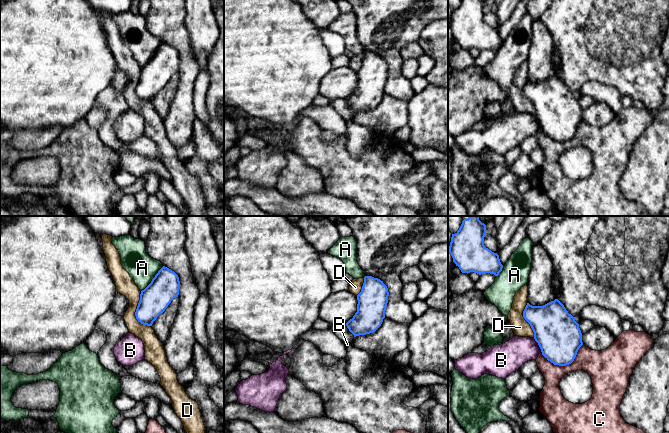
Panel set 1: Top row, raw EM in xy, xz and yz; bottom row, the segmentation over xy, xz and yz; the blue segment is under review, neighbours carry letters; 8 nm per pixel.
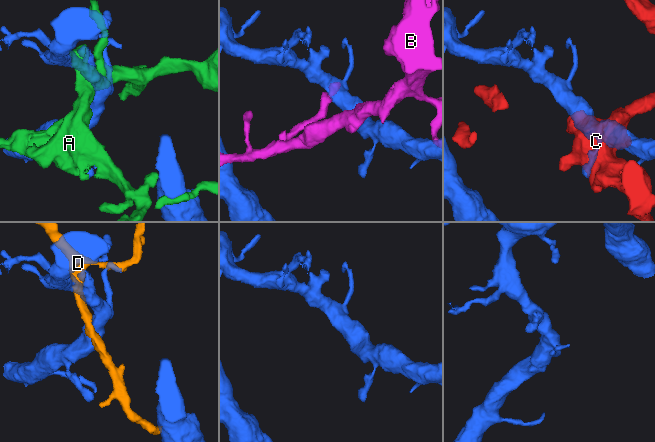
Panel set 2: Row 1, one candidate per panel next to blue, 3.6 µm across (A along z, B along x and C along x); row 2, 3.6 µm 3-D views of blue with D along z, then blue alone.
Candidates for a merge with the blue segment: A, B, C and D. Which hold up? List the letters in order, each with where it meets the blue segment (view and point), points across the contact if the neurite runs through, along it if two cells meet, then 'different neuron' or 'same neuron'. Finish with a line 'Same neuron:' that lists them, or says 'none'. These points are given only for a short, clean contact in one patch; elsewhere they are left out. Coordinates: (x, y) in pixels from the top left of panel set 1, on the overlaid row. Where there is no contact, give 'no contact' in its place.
A: contact xy (152, 279); different neuron
B: contact yz (538, 344); different neuron
C: contact yz (565, 365); different neuron
D: contact xy (135, 312); border xy (141, 291), (135, 317), (141, 323), (150, 326); different neuron
Same neuron: none

